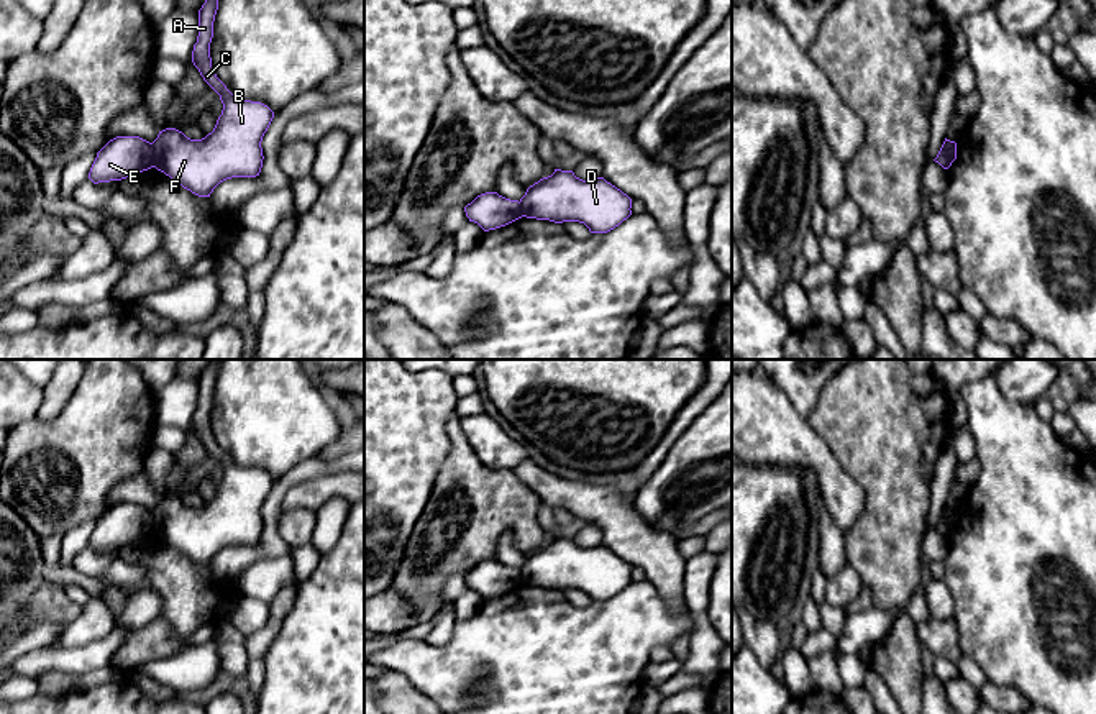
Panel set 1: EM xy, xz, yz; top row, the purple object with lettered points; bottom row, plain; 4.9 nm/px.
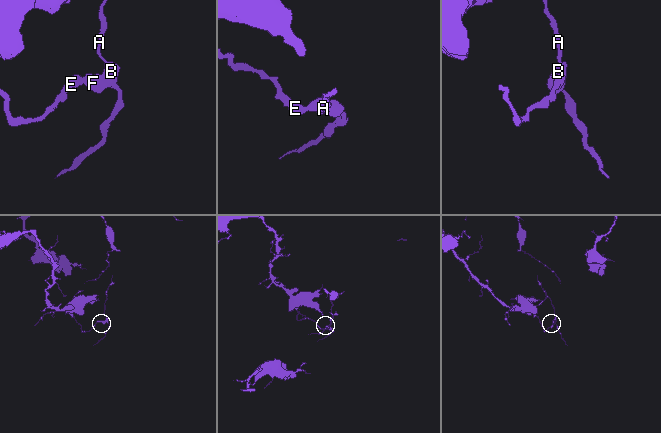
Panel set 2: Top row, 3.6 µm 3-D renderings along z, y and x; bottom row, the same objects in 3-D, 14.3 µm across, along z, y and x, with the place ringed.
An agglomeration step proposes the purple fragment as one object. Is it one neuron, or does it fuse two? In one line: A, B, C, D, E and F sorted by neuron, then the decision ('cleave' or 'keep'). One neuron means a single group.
groups A B C D F / E; cleave

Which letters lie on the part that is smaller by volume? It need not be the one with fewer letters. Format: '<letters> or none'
A, B, C, D, F

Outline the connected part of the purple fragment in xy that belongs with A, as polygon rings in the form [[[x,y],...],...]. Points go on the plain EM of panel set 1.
[[[210,359],[199,378],[192,430],[220,463],[221,483],[213,499],[202,507],[190,507],[176,496],[166,496],[153,509],[153,535],[199,565],[210,565],[226,547],[259,543],[264,527],[261,509],[274,486],[267,473],[236,466],[212,435],[210,410],[218,368],[220,359]]]

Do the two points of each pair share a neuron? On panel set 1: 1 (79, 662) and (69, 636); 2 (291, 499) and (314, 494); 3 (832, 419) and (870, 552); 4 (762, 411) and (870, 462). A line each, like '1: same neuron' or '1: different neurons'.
1: different neurons
2: same neuron
3: same neuron
4: different neurons

